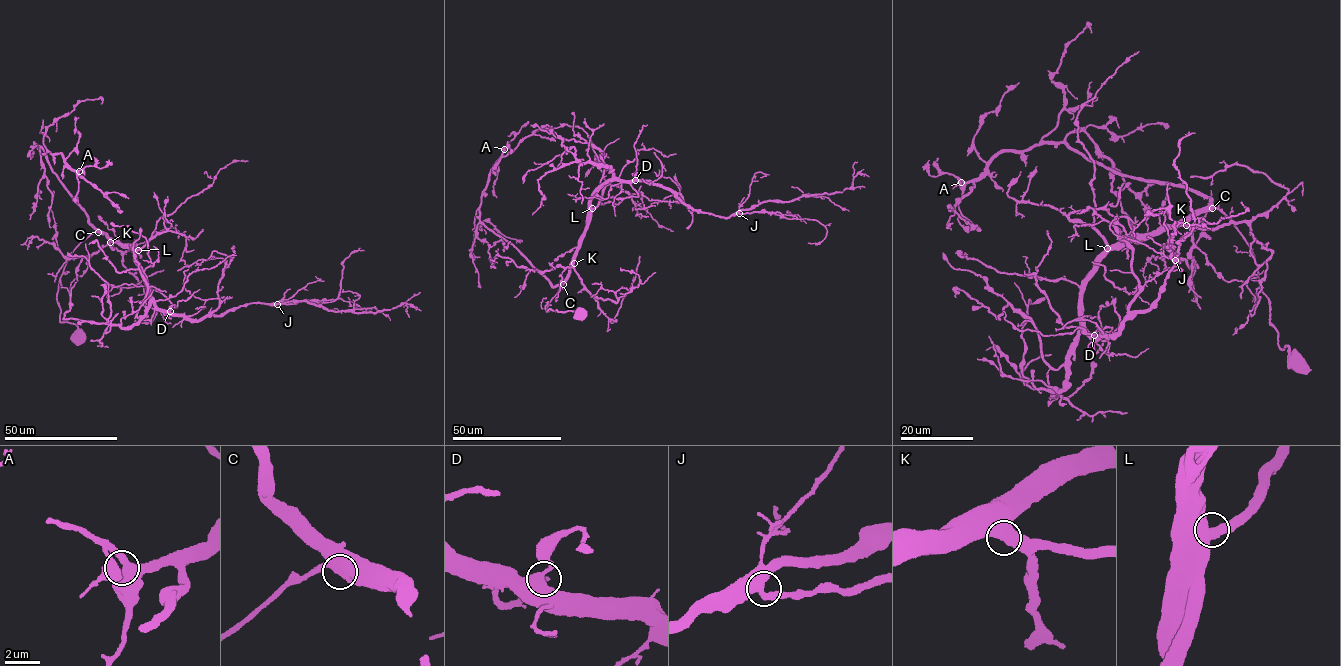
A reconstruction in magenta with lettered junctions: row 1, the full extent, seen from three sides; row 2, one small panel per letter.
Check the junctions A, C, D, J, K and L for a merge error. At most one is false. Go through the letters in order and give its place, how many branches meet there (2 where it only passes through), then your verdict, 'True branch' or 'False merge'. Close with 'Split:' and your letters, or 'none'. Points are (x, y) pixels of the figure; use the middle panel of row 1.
A: Place: (504, 149). Branches: 2. True branch
C: Place: (563, 284). Branches: 2. True branch
D: Place: (635, 180). Branches: 2. True branch
J: Place: (739, 213). Branches: 2. True branch
K: Place: (574, 263). Branches: 2. True branch
L: Place: (592, 208). Branches: 2. True branch
Split: none

